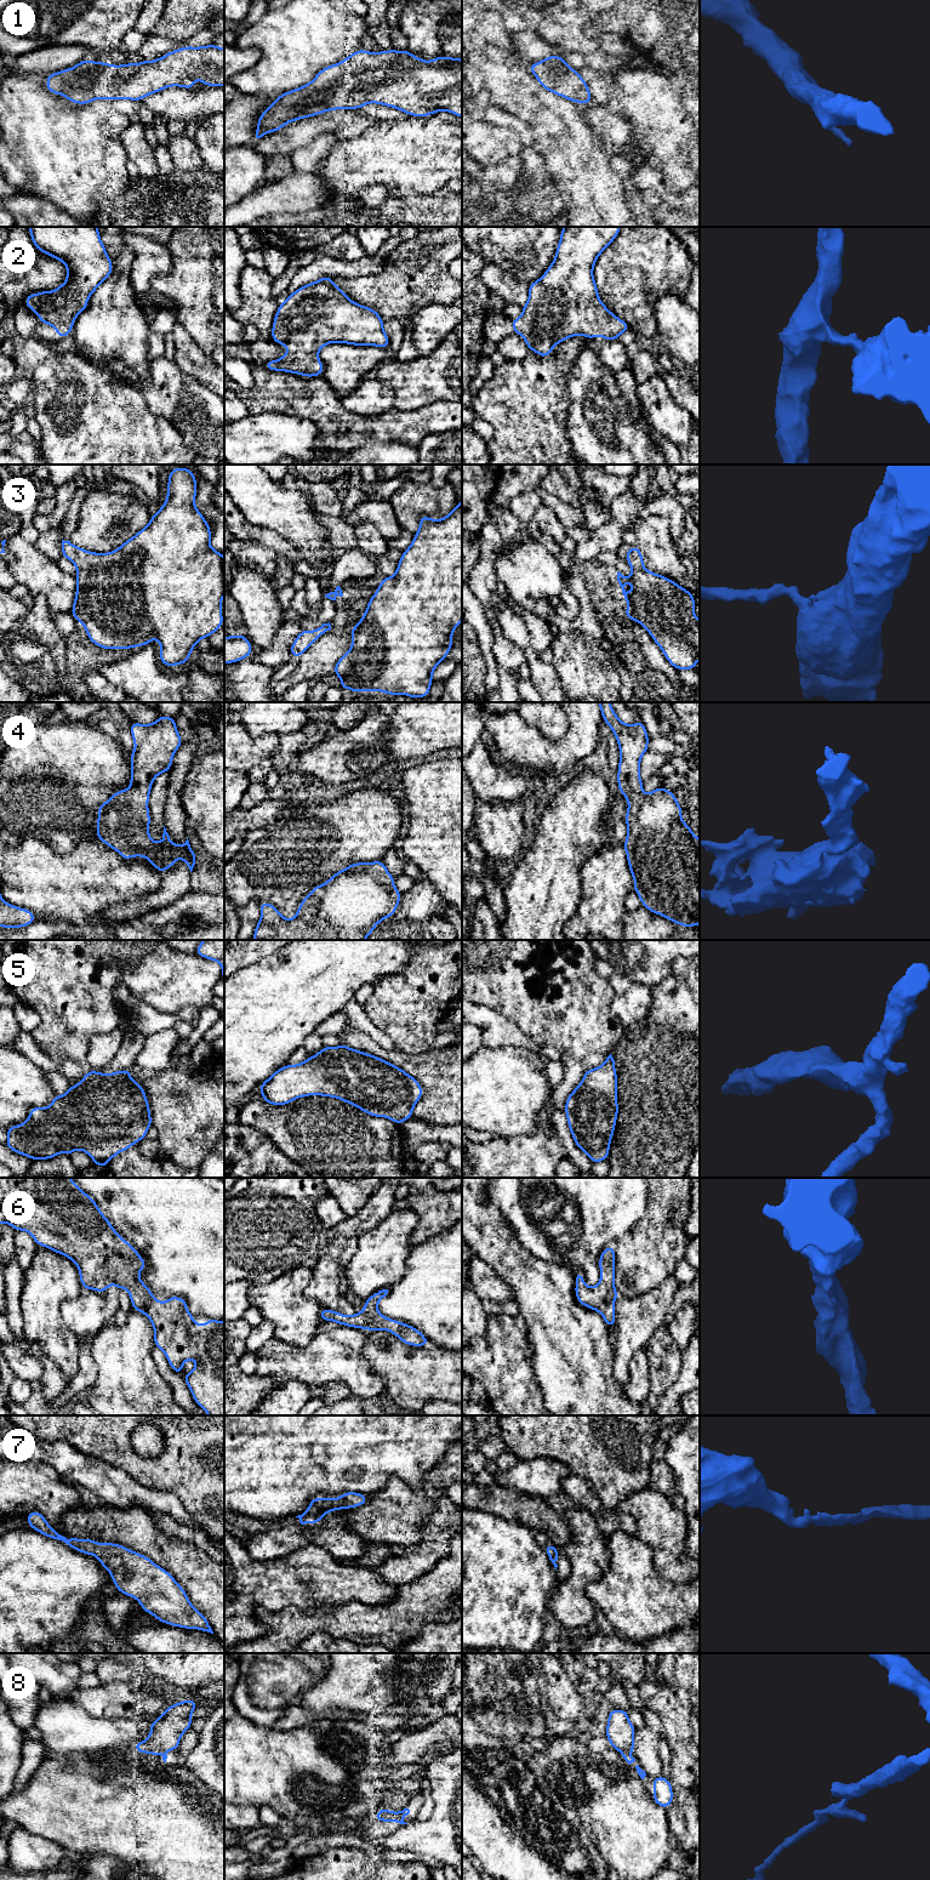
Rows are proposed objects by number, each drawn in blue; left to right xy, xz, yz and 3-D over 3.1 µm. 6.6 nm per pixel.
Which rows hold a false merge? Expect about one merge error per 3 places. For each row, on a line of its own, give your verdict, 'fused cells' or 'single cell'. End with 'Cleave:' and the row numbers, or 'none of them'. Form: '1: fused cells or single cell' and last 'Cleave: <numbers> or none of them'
1: single cell
2: single cell
3: single cell
4: single cell
5: single cell
6: single cell
7: single cell
8: fused cells
Cleave: 8

